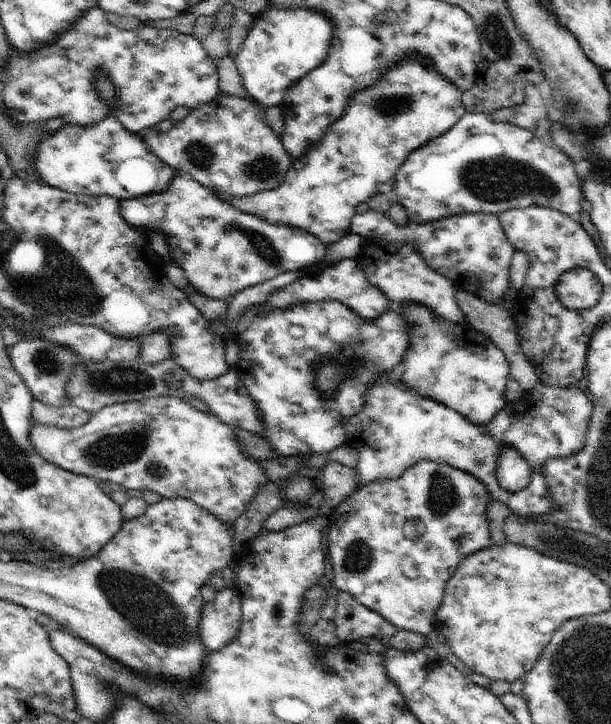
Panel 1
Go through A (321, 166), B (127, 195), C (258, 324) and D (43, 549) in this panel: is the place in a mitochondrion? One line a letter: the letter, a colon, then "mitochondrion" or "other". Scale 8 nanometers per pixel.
A: other
B: other
C: other
D: other

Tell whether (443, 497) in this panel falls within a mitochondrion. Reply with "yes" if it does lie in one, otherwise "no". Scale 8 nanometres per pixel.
yes

